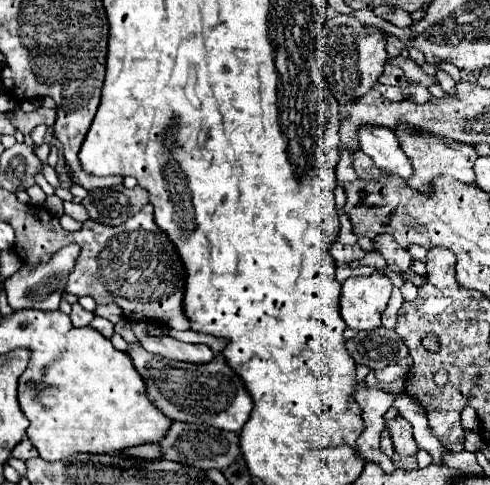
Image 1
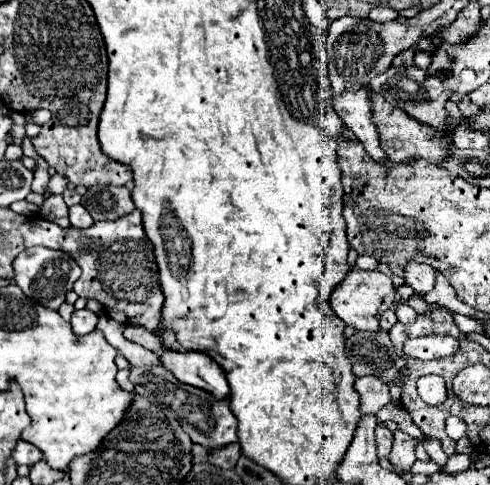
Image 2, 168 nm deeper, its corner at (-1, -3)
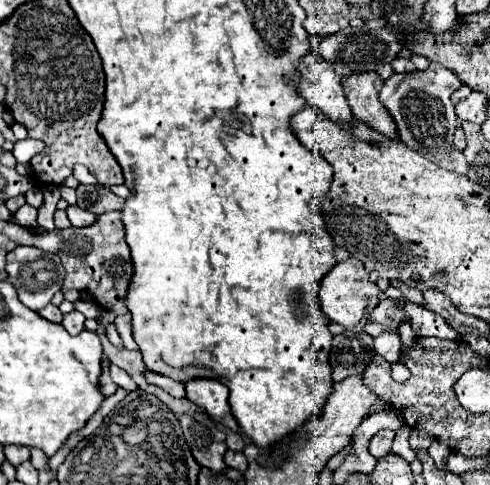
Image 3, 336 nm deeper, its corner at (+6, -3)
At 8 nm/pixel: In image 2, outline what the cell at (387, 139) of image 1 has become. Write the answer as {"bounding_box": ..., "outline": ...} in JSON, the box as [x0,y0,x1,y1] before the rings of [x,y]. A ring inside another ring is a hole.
{"bounding_box":[333,88,387,164],"outline":[[[359,88],[355,92],[341,92],[333,94],[333,108],[341,116],[343,126],[349,128],[365,146],[367,154],[385,164],[387,156],[383,154],[379,146],[379,134],[375,130],[375,124],[371,122],[371,100],[367,96],[367,88]]]}

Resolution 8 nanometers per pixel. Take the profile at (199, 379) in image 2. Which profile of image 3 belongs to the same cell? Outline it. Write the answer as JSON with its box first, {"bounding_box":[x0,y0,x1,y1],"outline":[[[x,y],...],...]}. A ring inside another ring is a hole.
{"bounding_box":[184,378,238,432],"outline":[[[194,378],[188,380],[184,384],[186,388],[186,398],[194,404],[198,404],[200,408],[206,410],[206,414],[210,418],[214,418],[216,422],[228,426],[230,430],[238,432],[236,420],[230,414],[230,406],[228,406],[228,388],[214,378]]]}

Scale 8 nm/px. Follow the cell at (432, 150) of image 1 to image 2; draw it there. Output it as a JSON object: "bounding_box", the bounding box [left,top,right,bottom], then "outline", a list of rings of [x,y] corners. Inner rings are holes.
{"bounding_box":[371,92,451,164],"outline":[[[371,92],[371,114],[373,114],[371,116],[373,124],[377,126],[377,132],[379,132],[381,148],[391,162],[409,162],[411,158],[419,156],[419,158],[425,158],[429,162],[439,164],[447,154],[451,154],[449,148],[447,148],[449,138],[447,138],[445,132],[435,134],[435,130],[423,126],[421,122],[415,122],[413,118],[407,118],[407,114],[403,110],[399,110],[393,104],[387,104],[383,100],[383,96],[377,94],[377,92]]]}

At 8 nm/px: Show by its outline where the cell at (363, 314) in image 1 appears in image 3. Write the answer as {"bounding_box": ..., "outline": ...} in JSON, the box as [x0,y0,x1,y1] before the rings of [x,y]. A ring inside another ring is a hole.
{"bounding_box":[320,258,380,332],"outline":[[[348,258],[344,262],[338,262],[322,280],[320,284],[320,304],[324,314],[332,320],[342,324],[346,330],[350,332],[362,332],[366,326],[366,320],[370,316],[370,312],[378,306],[380,302],[380,288],[370,282],[368,278],[368,270],[364,268],[364,264],[356,258]]]}

